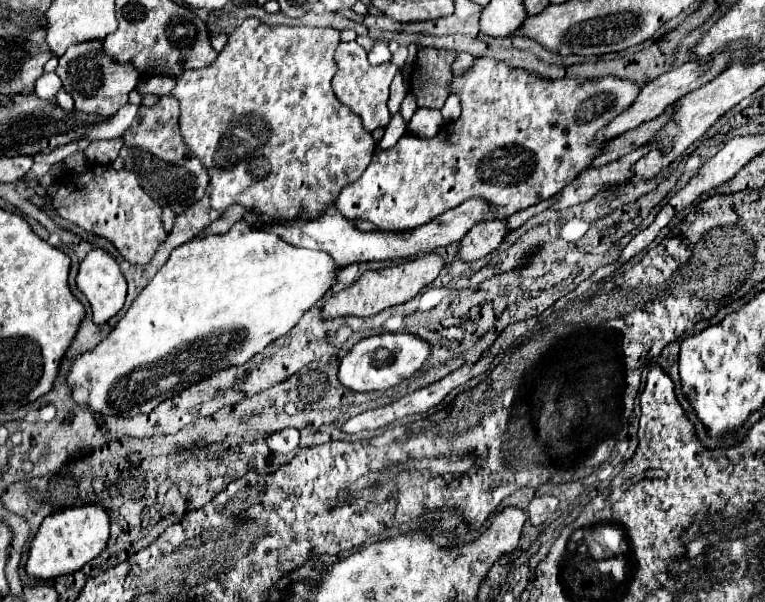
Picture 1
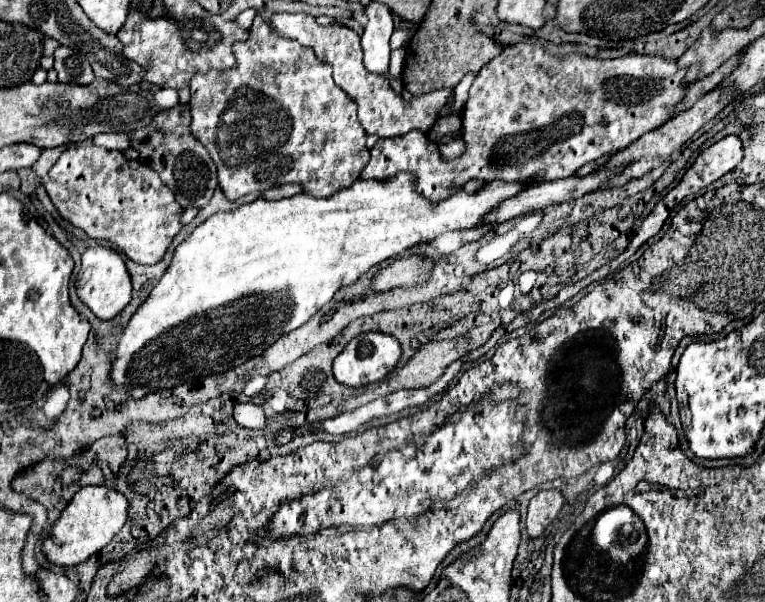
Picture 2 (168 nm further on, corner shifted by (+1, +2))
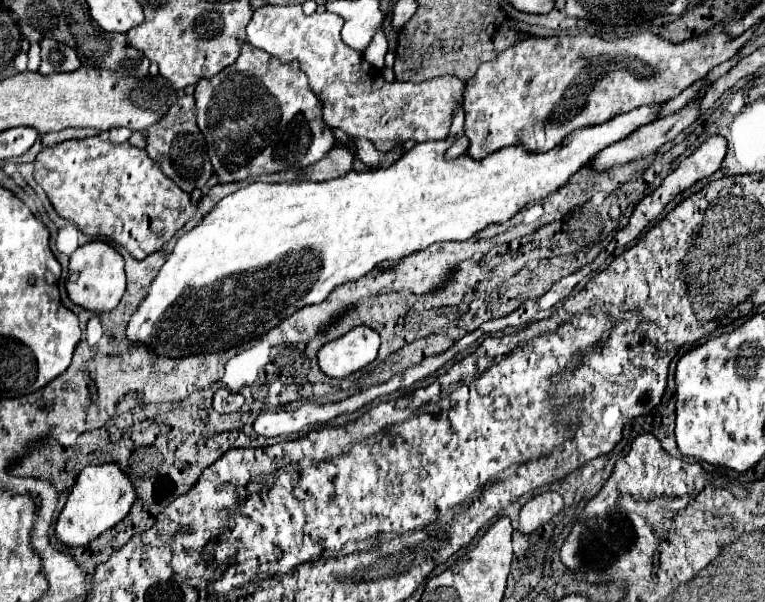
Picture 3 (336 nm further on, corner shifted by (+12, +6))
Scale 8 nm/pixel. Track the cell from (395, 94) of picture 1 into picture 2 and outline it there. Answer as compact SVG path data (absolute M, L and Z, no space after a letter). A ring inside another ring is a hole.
M398 48L398 50L392 50L392 56L390 56L390 74L400 78L402 74L402 68L404 68L404 48Z

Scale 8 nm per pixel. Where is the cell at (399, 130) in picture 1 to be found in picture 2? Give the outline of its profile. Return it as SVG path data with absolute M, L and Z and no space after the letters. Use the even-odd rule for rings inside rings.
M370 2L362 14L368 18L364 32L362 32L362 52L364 52L364 66L374 72L384 76L392 89L401 94L404 89L402 80L392 79L389 75L389 60L391 48L388 40L392 36L394 24L392 24L392 12L380 4L380 2Z

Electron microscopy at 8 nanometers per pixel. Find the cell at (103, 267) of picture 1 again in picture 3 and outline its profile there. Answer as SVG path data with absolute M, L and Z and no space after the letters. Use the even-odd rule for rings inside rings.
M87 242L79 246L71 254L69 276L67 276L65 288L67 288L71 302L83 306L85 310L97 312L97 314L111 312L119 304L125 292L125 270L123 270L121 254L105 242Z

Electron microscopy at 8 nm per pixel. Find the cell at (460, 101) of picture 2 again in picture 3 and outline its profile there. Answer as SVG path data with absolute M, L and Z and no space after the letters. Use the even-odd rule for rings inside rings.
M457 106L449 138L415 144L387 170L347 172L325 182L247 184L217 202L217 206L205 214L193 230L185 232L177 240L167 262L151 282L147 298L133 312L127 324L129 348L145 344L159 356L179 358L245 346L279 326L303 306L319 304L335 288L359 280L383 260L401 260L443 240L469 240L489 224L507 222L523 206L565 186L577 170L597 156L597 152L653 122L659 108L661 106L643 106L609 122L573 130L559 146L545 154L529 154L523 146L509 146L483 160L471 160L467 154L455 160L445 160L443 154L451 140L463 134L463 110Z

